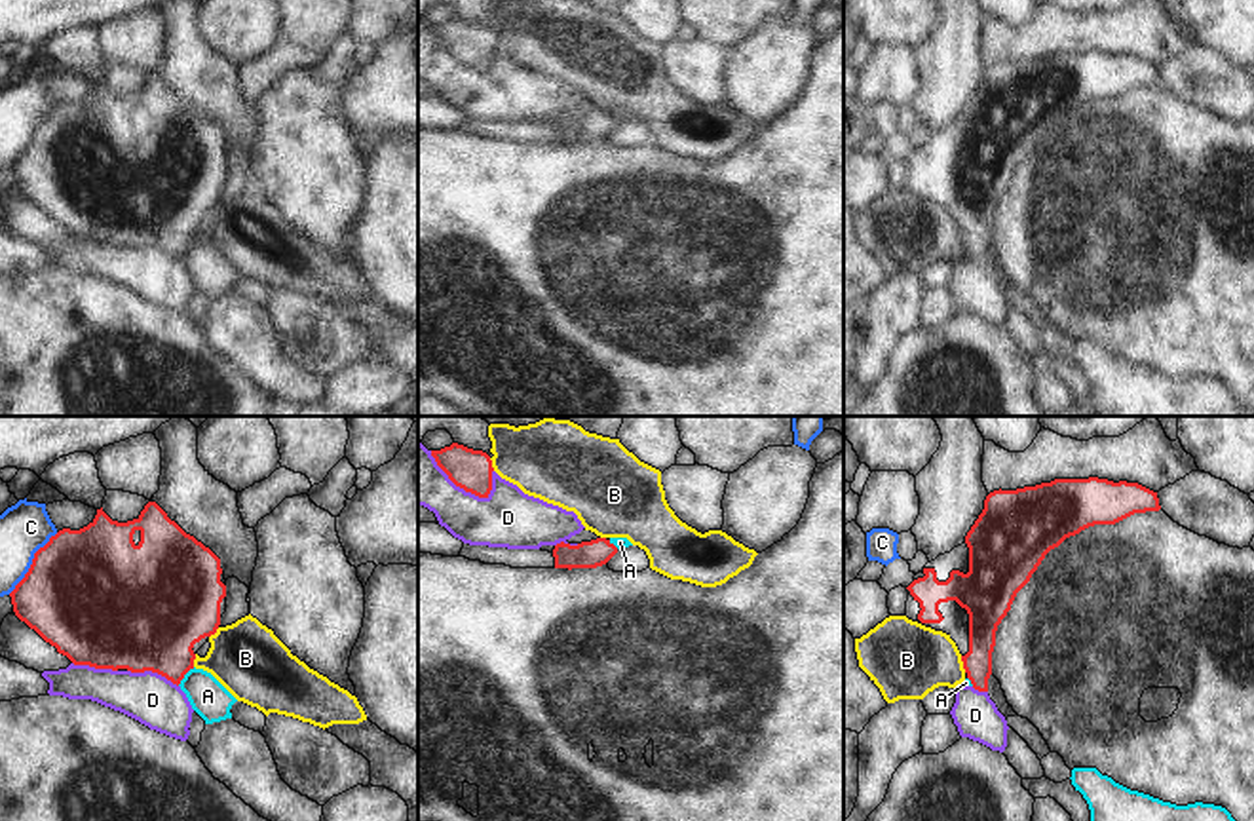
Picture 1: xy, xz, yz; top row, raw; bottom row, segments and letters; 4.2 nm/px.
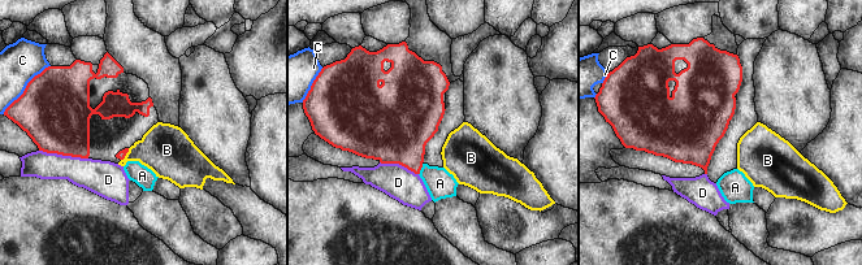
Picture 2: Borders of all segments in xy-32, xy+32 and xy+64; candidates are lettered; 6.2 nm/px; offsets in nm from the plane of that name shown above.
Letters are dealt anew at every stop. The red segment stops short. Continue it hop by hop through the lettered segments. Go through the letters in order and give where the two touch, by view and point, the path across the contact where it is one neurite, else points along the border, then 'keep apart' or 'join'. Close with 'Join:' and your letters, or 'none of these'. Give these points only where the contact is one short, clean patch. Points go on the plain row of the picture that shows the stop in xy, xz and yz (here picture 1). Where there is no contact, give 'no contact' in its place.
A: xy (185, 248) | along xy (194, 242), (177, 259) | keep apart
B: yz (964, 238) | keep apart
C: xy (33, 137) | keep apart
D: xz (456, 59) | keep apart
Join: none of these

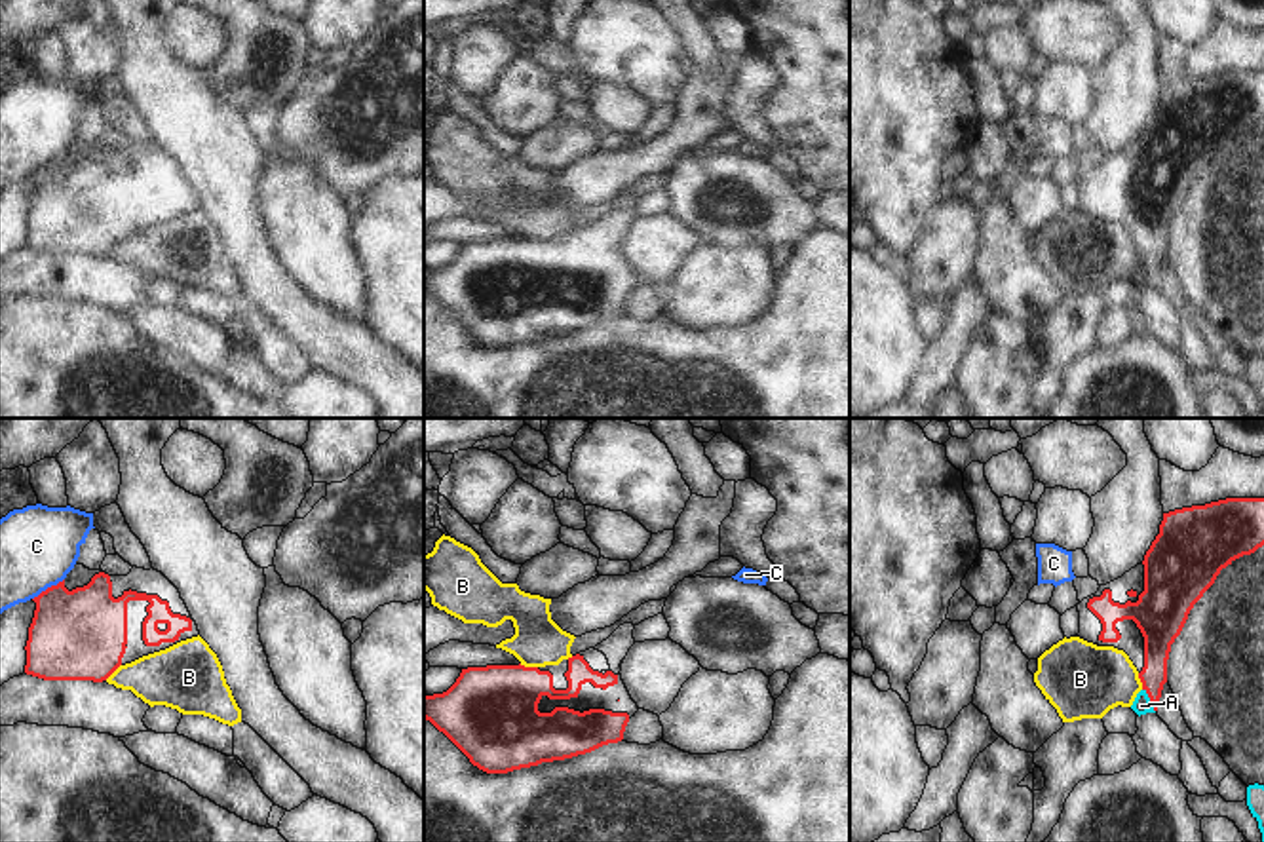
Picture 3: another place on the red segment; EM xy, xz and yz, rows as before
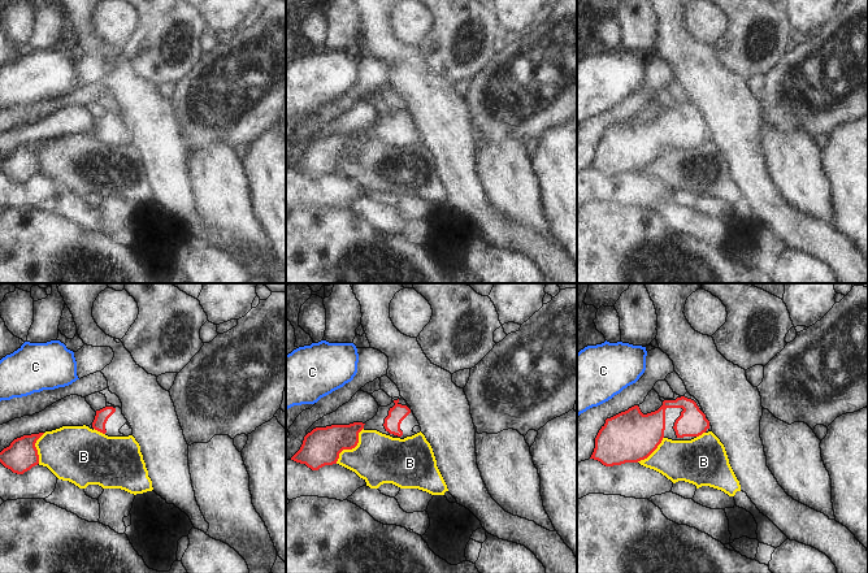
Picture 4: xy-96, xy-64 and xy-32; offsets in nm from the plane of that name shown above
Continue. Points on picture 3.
A: yz (1150, 274) | along yz (1143, 263), (1154, 286) | keep apart
B: xz (529, 242) | keep apart
C: xy (48, 162) | keep apart
Join: none of these

